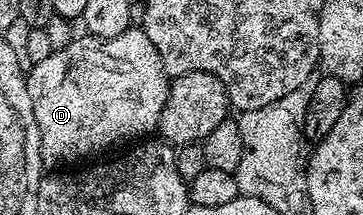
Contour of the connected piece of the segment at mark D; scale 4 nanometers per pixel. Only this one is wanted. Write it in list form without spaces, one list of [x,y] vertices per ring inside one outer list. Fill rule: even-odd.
[[[130,29],[110,39],[98,39],[96,35],[88,33],[82,36],[82,39],[81,36],[74,38],[68,48],[53,51],[43,57],[43,61],[33,63],[27,71],[31,109],[35,113],[35,125],[39,129],[41,167],[45,169],[73,165],[88,160],[93,157],[88,155],[93,155],[104,147],[113,147],[124,139],[137,141],[148,136],[145,135],[148,131],[156,132],[163,105],[167,103],[171,77],[163,69],[159,49],[151,45],[151,37],[147,37],[145,30]]]

